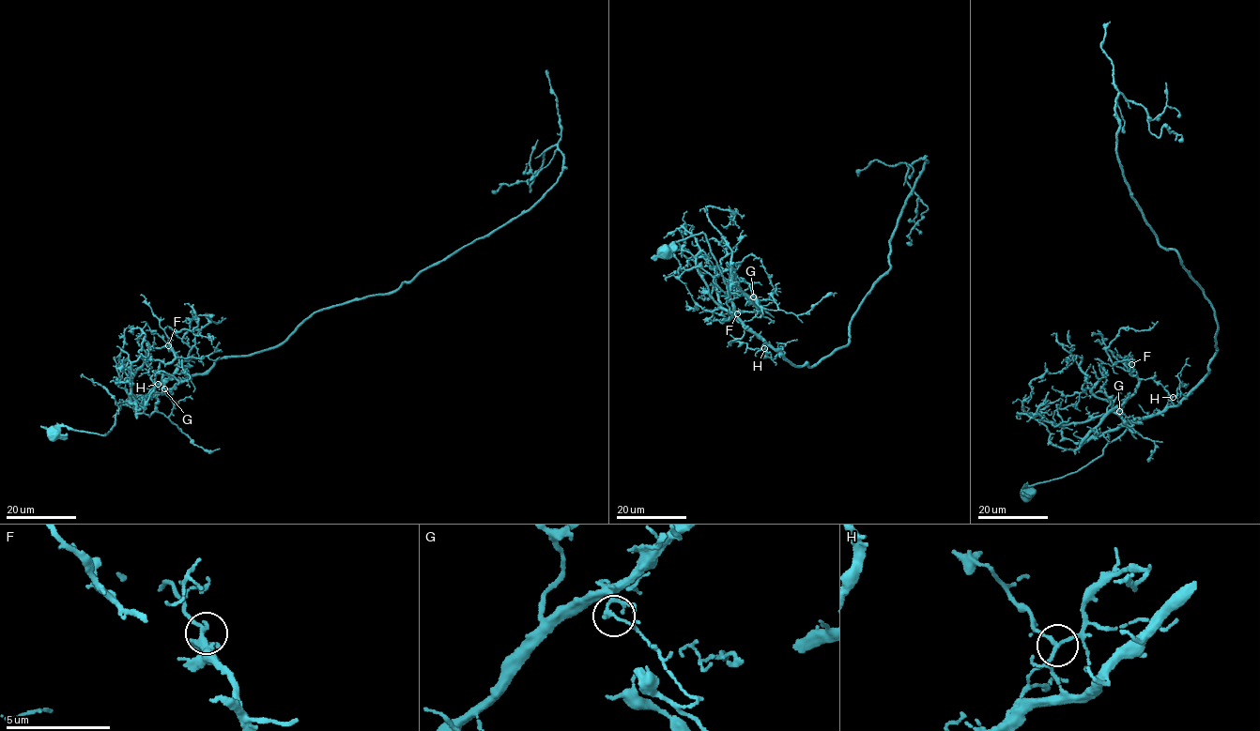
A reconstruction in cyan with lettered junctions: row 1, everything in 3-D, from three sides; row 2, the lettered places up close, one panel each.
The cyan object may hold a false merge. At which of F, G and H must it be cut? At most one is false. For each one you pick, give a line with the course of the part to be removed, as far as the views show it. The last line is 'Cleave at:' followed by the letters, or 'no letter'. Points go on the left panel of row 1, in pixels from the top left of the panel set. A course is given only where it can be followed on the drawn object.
G: foreign part runs (164, 388), (175, 408), (169, 418), (172, 422), (192, 443), (205, 449), (219, 448)
Cleave at: G

